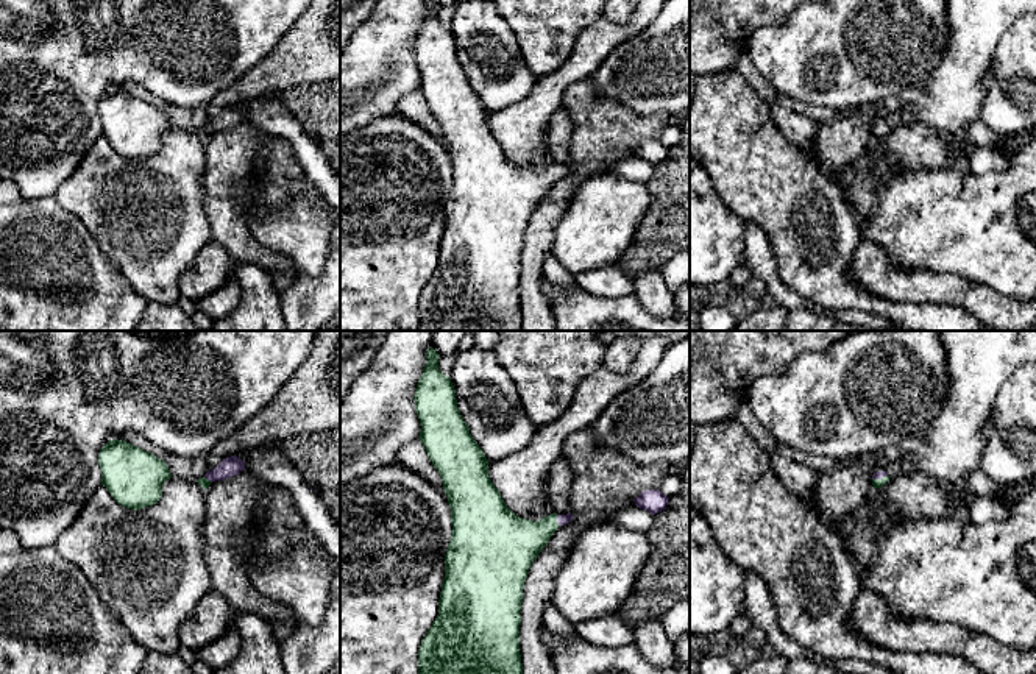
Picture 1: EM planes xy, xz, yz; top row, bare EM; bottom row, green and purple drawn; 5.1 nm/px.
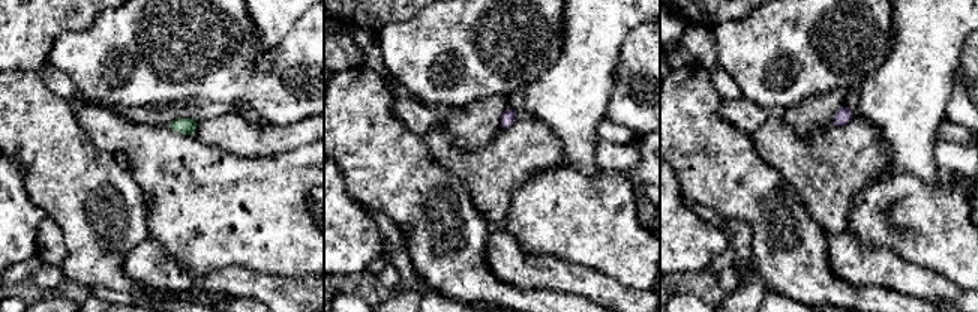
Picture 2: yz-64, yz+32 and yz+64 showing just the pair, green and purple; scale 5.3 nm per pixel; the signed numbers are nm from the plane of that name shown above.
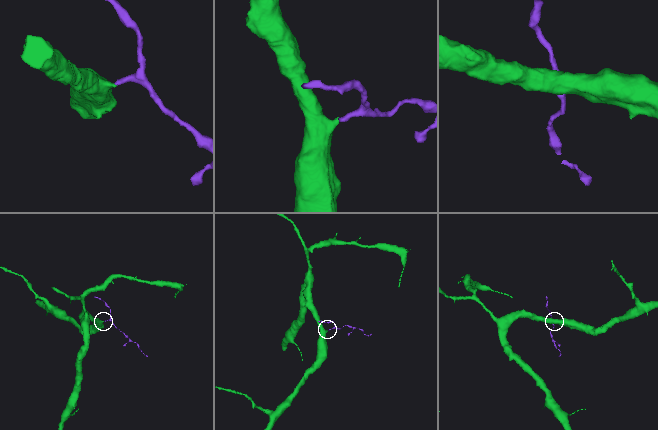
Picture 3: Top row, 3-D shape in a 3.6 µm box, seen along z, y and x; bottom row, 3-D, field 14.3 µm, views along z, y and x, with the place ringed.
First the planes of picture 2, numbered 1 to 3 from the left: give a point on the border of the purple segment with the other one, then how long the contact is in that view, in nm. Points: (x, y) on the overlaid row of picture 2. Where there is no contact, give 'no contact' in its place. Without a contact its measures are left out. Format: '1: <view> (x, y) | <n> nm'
1: no contact
2: no contact
3: no contact

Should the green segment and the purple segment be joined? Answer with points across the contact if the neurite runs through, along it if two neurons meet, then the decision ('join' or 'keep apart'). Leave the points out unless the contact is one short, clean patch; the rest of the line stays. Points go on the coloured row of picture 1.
way yz (877, 482), (882, 478), (877, 475); join

